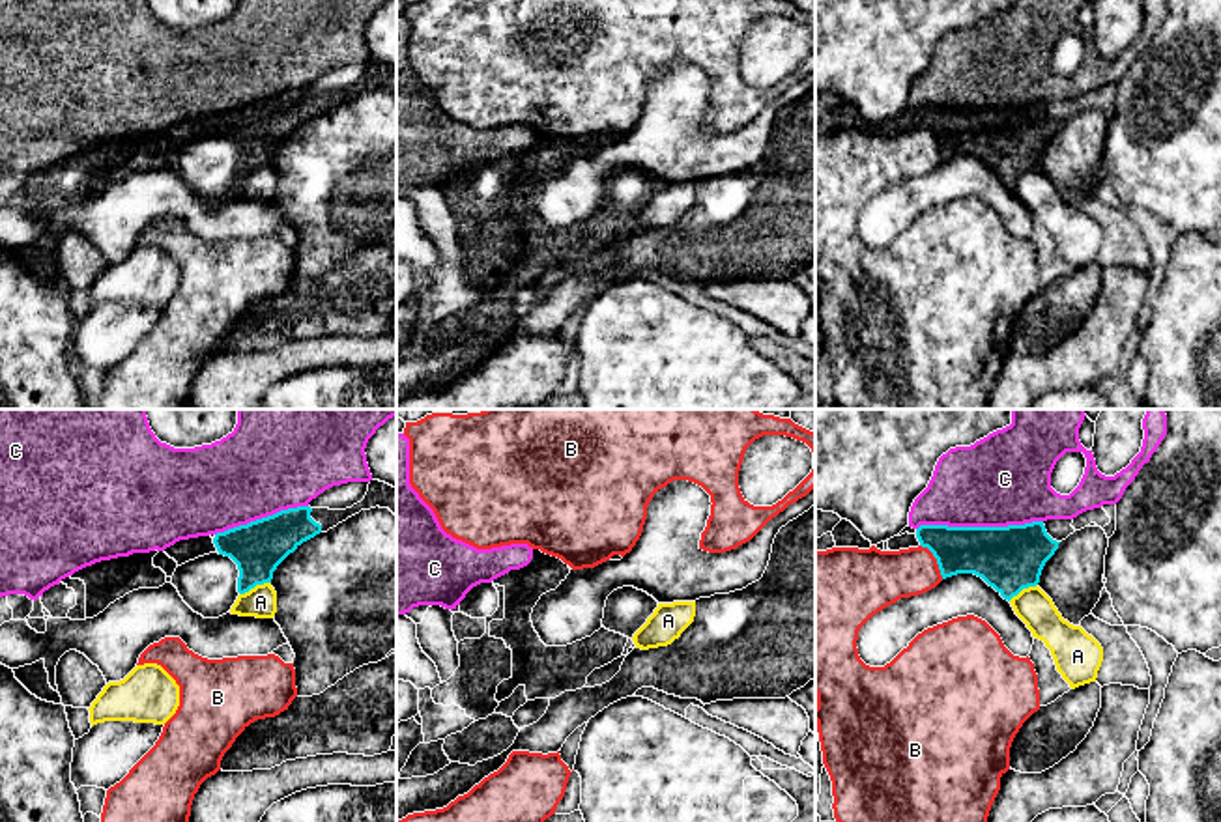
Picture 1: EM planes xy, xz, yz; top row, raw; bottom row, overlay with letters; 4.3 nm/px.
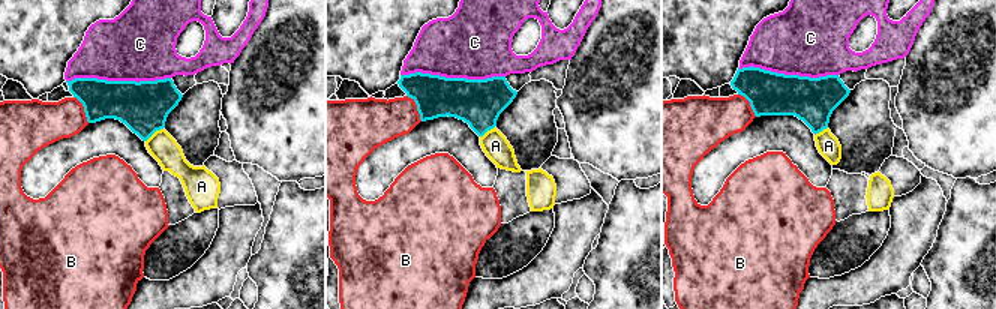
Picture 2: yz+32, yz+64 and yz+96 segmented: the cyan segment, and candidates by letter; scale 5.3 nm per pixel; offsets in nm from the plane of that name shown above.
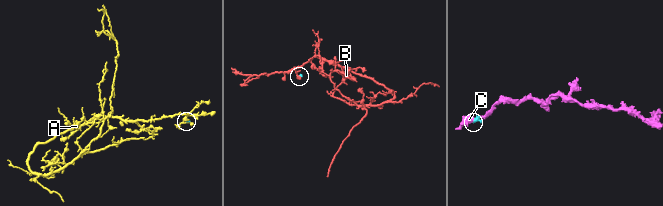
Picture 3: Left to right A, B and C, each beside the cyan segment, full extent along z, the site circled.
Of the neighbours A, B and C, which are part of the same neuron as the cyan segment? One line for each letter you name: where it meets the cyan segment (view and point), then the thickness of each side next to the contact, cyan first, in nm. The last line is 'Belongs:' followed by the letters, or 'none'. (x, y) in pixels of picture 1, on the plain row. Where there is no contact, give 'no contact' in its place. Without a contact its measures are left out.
Belongs: none

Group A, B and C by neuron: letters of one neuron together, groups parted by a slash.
A / B / C

